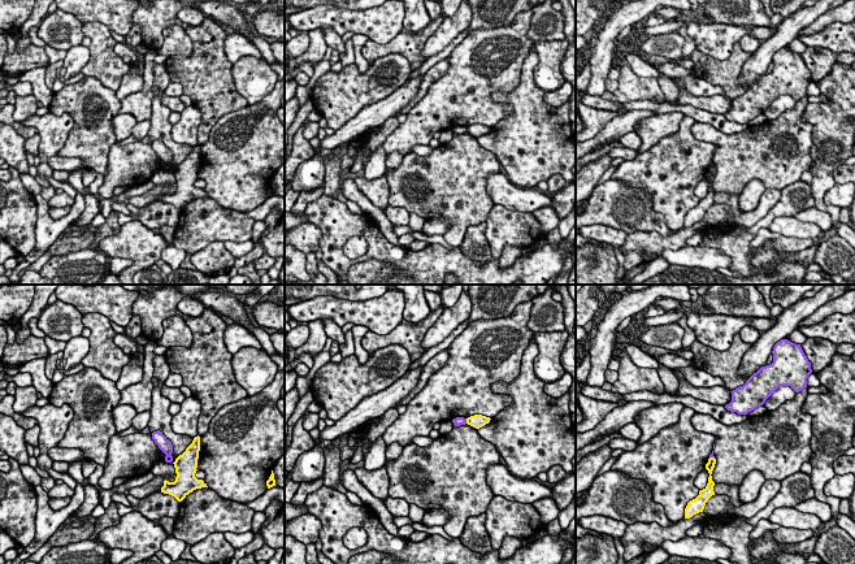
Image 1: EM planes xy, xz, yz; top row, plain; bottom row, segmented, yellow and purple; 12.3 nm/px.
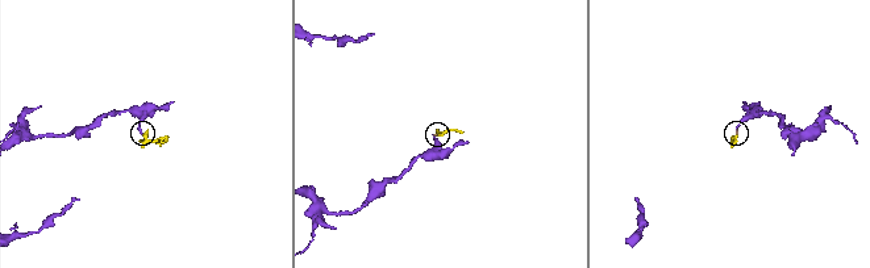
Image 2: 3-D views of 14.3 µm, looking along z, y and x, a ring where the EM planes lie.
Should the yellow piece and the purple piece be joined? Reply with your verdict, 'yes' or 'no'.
no

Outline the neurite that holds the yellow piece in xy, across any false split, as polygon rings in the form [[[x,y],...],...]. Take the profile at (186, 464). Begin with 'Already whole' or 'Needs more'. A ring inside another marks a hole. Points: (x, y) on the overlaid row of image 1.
Already whole. [[[195,437],[192,443],[186,448],[186,451],[179,455],[174,464],[175,468],[175,481],[164,481],[161,493],[174,496],[178,502],[182,502],[190,493],[196,489],[208,487],[203,480],[195,477],[198,468],[198,459],[200,451],[200,437]]]

